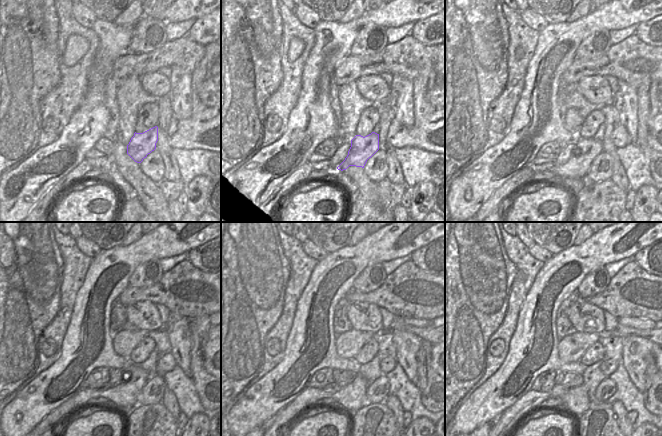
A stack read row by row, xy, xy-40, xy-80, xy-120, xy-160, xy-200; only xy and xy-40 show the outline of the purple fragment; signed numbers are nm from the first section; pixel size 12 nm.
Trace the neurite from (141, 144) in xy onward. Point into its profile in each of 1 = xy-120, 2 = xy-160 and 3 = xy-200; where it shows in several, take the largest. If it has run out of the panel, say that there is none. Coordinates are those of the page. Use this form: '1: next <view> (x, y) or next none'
1: next xy-120 (126, 394)
2: next xy-160 (351, 395)
3: next xy-200 (512, 415)

